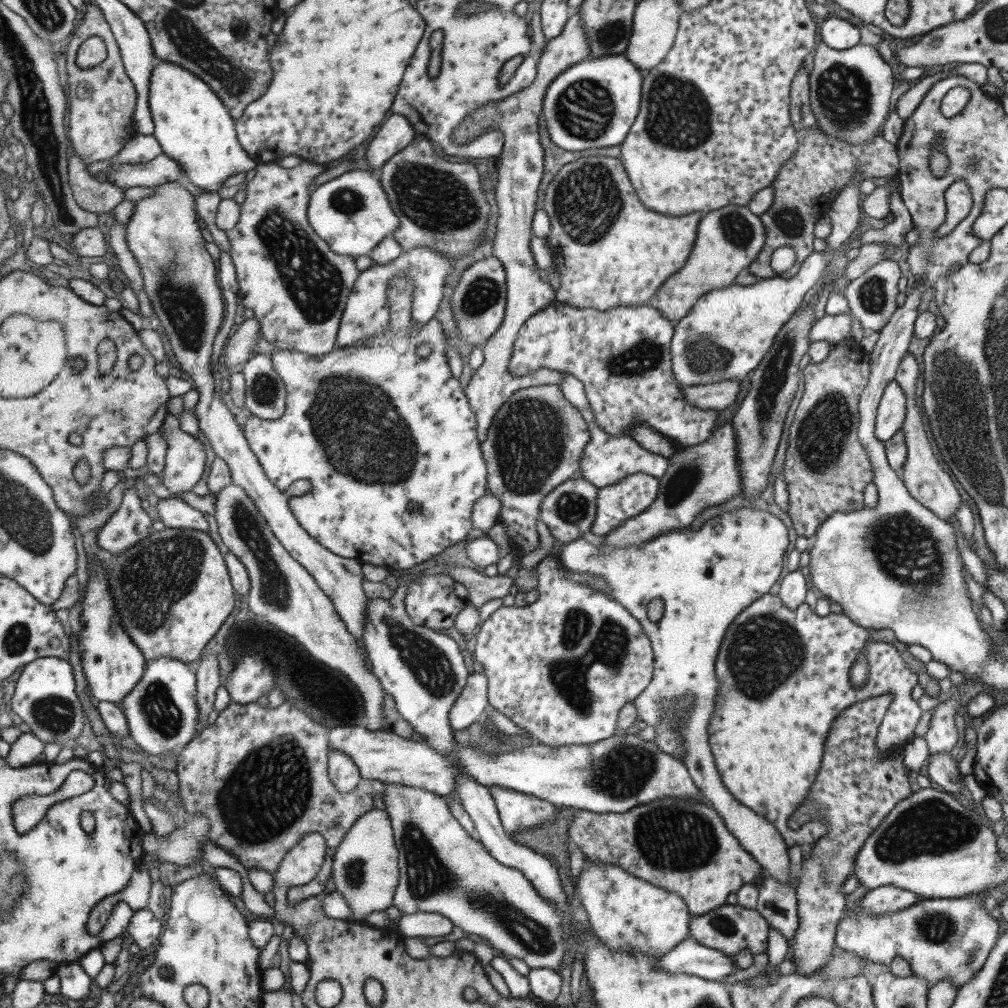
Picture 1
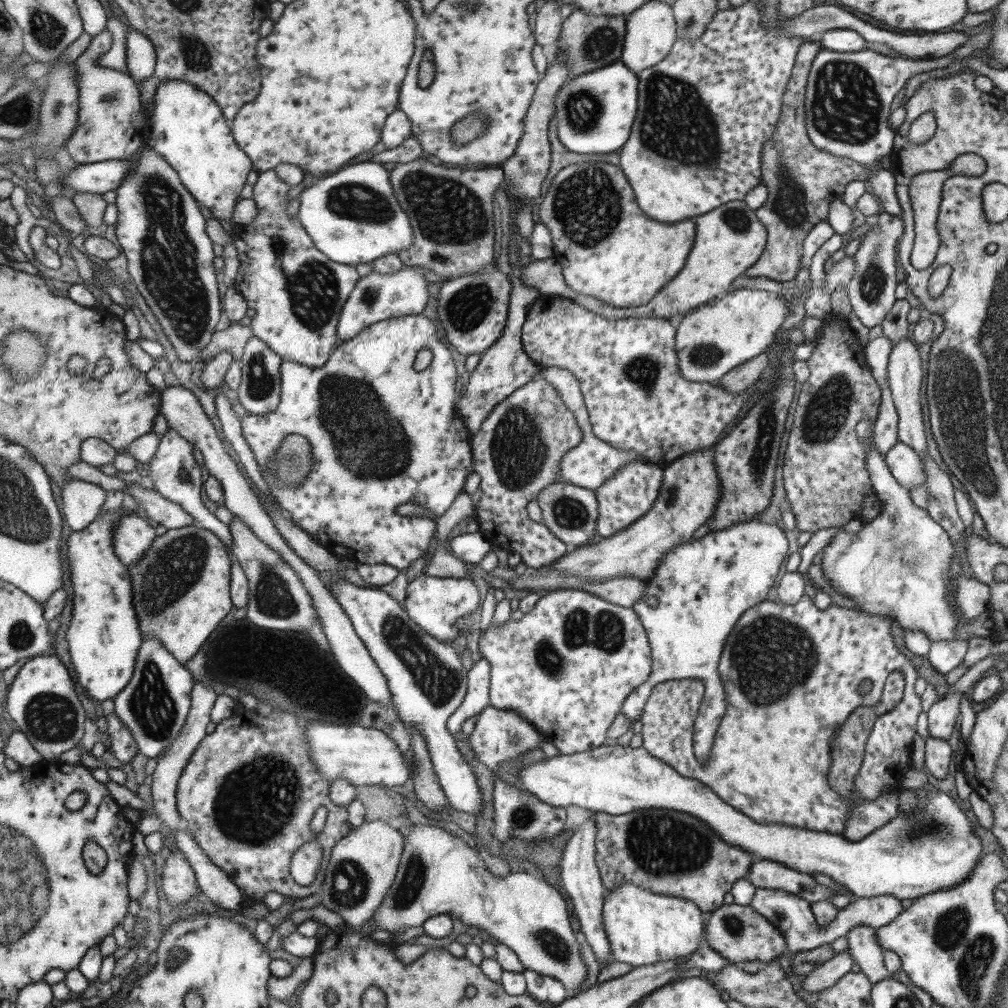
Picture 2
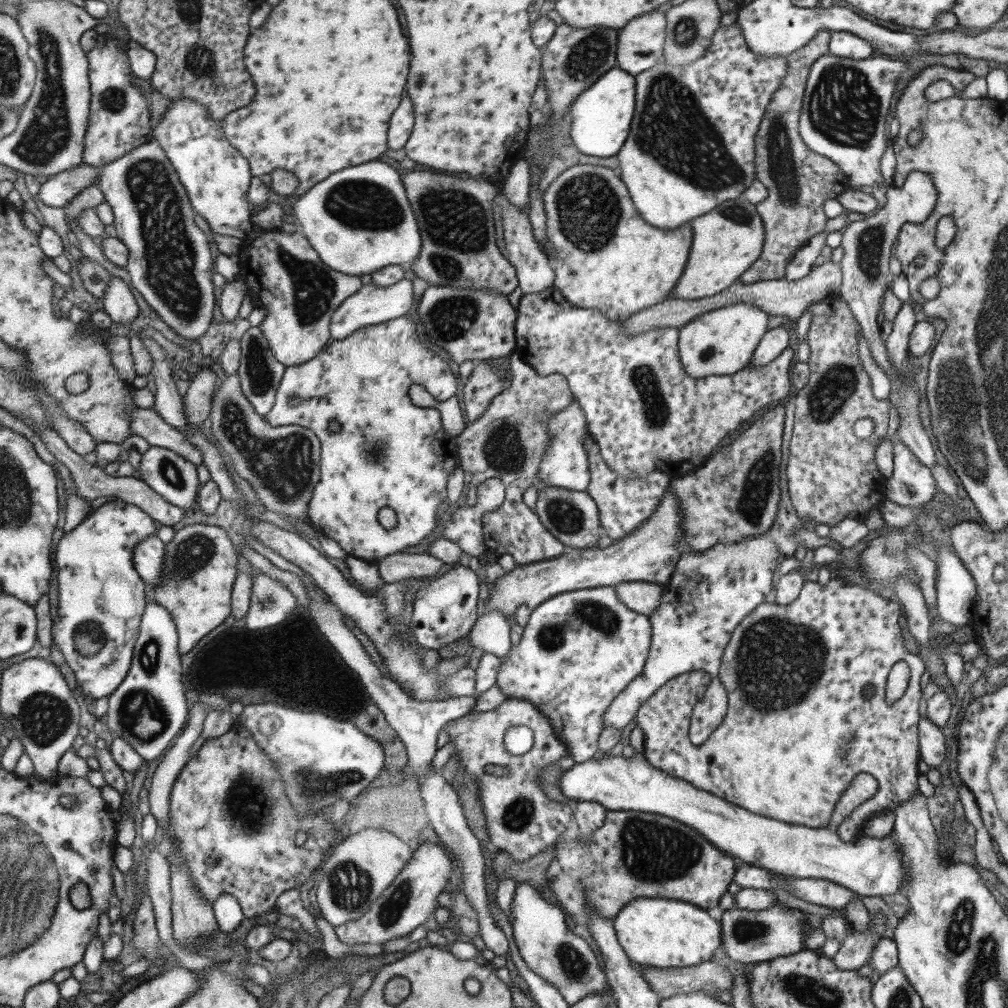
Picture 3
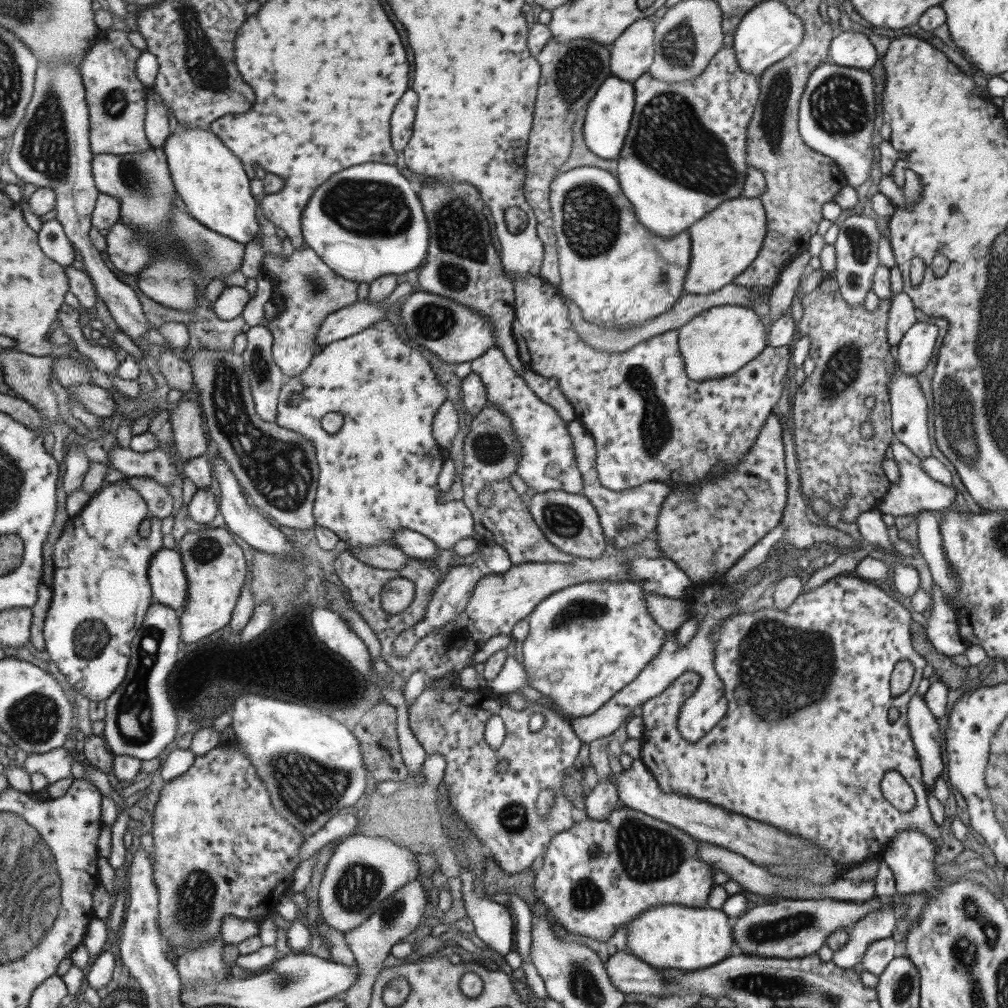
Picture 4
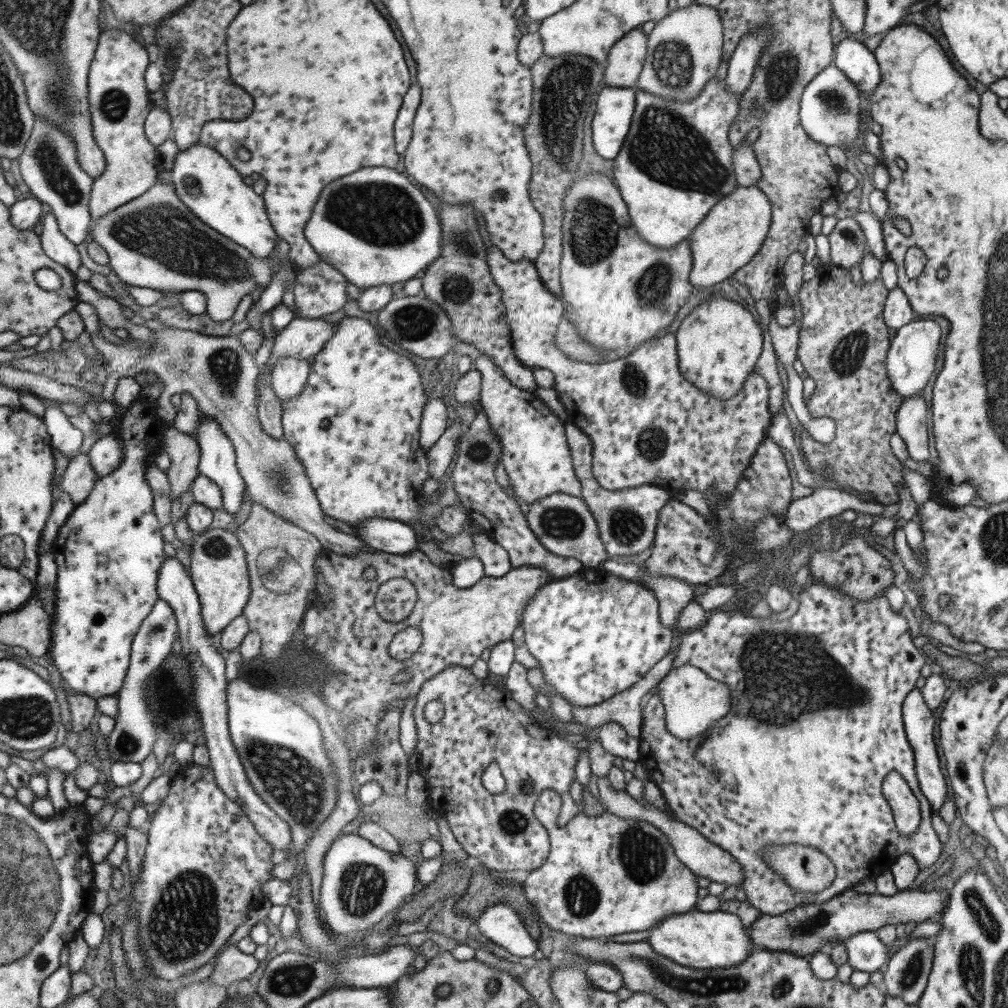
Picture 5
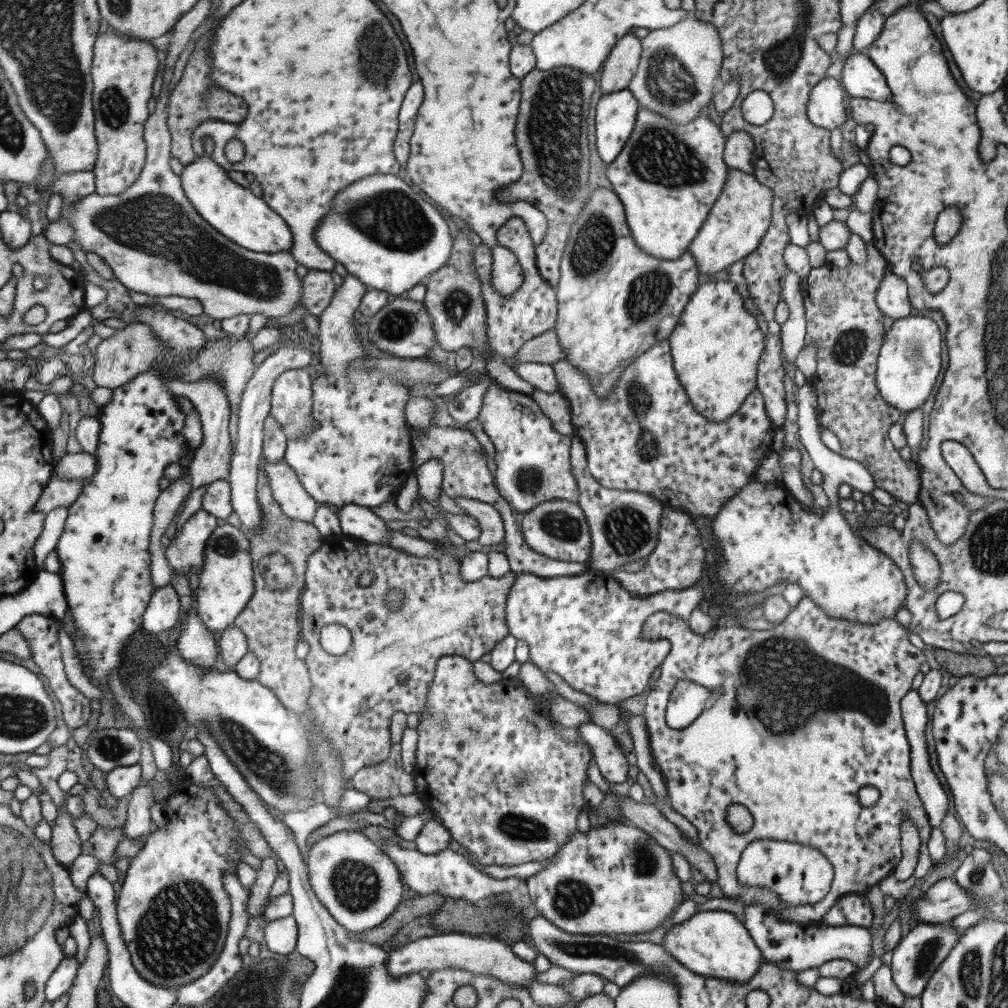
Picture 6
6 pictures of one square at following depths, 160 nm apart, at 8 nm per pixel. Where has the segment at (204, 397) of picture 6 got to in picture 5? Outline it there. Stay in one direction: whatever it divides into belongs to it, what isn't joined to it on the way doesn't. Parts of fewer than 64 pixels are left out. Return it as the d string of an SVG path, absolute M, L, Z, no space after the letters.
M202 416L195 435L199 447L198 474L214 482L220 490L222 508L230 515L239 510L243 502L245 485L235 466L235 453L231 441L222 433L215 419Z

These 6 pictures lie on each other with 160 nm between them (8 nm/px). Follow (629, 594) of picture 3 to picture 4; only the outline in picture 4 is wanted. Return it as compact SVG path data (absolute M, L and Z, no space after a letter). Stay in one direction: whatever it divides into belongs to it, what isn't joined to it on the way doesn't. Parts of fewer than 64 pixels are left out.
M644 592L644 605L651 618L664 630L677 630L690 618L692 608L683 599L667 598L654 592Z

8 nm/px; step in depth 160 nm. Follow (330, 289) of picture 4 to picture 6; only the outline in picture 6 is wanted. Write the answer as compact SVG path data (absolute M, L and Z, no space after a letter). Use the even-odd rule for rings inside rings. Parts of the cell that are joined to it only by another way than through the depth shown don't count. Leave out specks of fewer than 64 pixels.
M308 270L301 277L302 292L299 305L309 314L319 316L329 304L336 289L331 272L321 270ZM306 368L285 370L274 380L268 416L276 420L286 440L300 438L317 427L310 415L310 383Z

